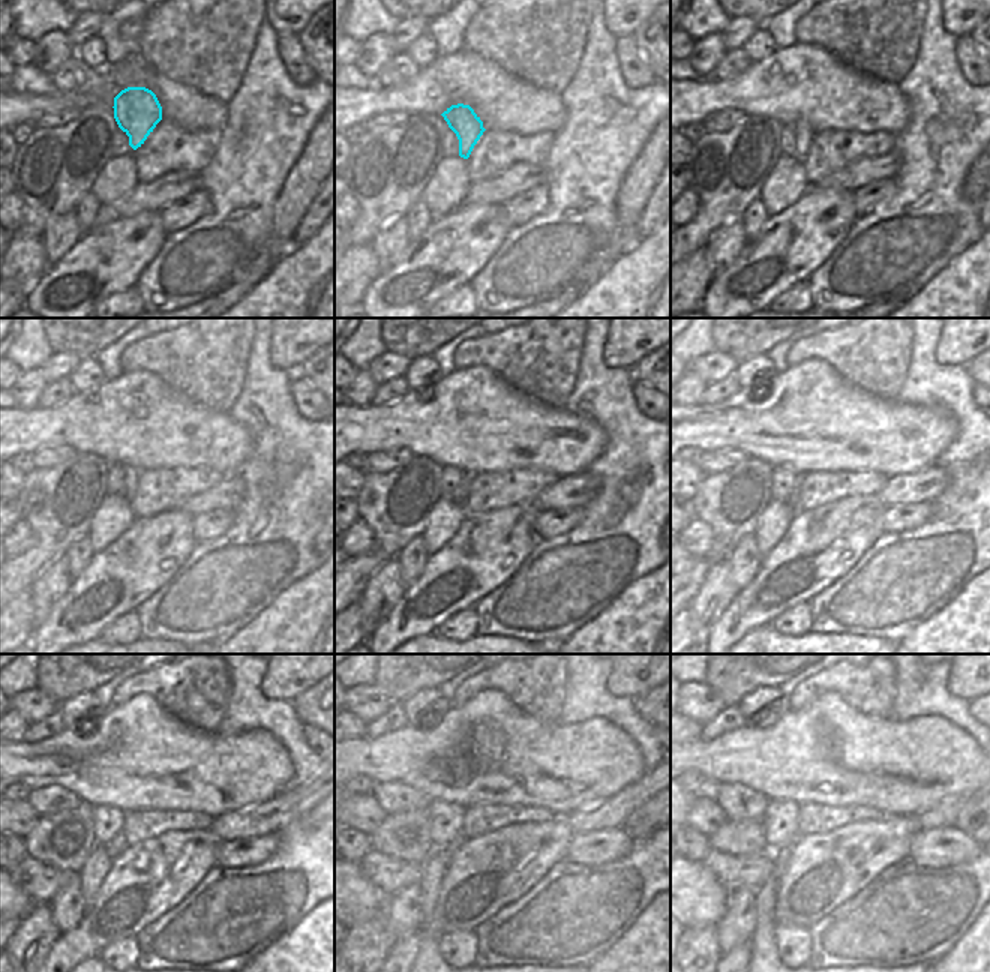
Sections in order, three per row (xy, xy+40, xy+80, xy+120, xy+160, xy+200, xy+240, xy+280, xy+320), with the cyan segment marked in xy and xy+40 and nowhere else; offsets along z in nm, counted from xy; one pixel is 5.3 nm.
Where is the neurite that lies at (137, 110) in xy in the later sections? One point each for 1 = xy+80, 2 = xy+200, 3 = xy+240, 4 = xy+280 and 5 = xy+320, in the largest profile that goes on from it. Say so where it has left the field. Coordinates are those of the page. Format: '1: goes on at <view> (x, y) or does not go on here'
1: goes on at xy+80 (803, 134)
2: goes on at xy+200 (792, 500)
3: goes on at xy+240 (119, 843)
4: goes on at xy+280 (446, 852)
5: goes on at xy+320 (782, 855)

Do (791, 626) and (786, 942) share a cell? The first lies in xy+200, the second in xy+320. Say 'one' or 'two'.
one

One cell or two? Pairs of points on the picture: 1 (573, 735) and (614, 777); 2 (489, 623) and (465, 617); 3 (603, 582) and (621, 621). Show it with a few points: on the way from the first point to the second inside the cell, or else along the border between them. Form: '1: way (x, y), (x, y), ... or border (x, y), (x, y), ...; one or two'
1: way (582, 746), (603, 767); one
2: border (471, 608), (476, 617), (477, 635); two
3: border (639, 579), (627, 584), (597, 614), (584, 623); two

